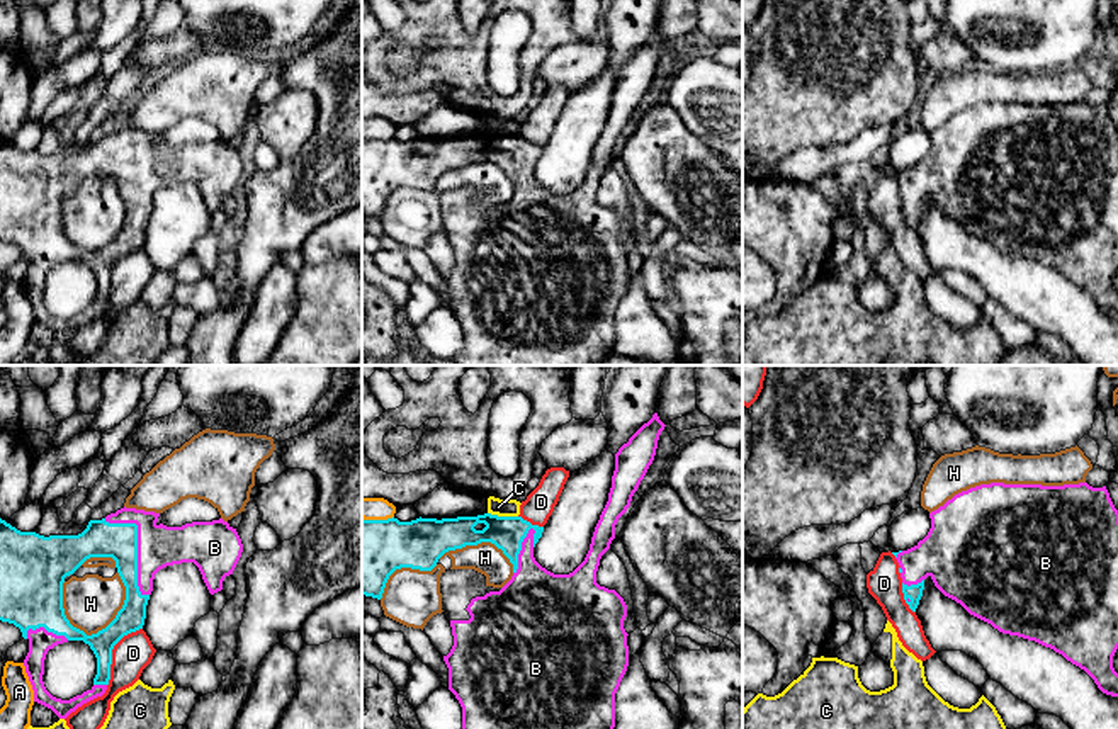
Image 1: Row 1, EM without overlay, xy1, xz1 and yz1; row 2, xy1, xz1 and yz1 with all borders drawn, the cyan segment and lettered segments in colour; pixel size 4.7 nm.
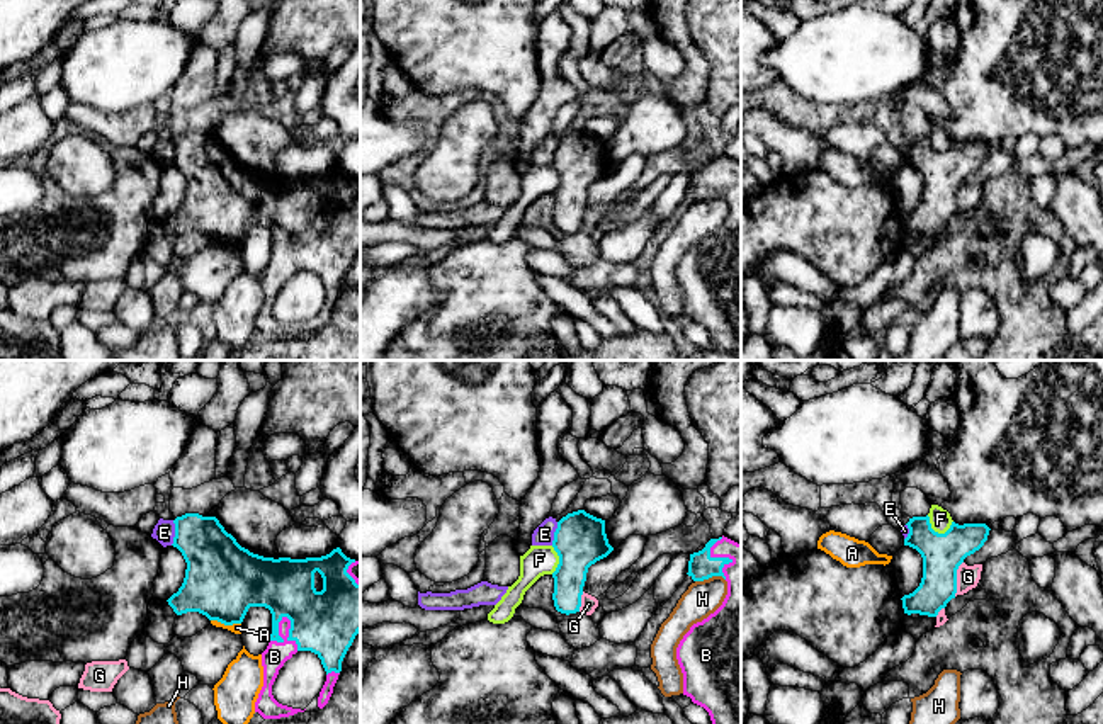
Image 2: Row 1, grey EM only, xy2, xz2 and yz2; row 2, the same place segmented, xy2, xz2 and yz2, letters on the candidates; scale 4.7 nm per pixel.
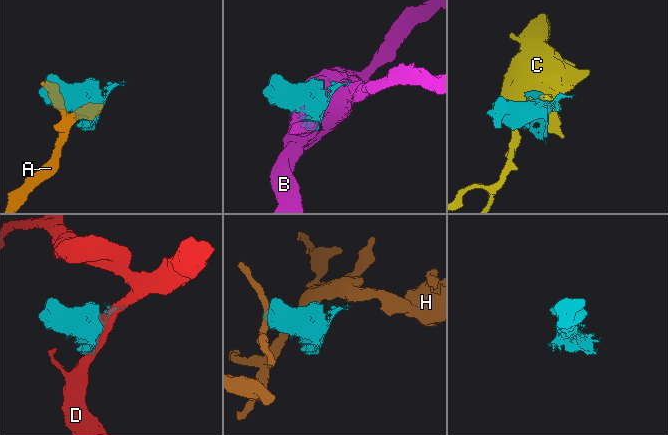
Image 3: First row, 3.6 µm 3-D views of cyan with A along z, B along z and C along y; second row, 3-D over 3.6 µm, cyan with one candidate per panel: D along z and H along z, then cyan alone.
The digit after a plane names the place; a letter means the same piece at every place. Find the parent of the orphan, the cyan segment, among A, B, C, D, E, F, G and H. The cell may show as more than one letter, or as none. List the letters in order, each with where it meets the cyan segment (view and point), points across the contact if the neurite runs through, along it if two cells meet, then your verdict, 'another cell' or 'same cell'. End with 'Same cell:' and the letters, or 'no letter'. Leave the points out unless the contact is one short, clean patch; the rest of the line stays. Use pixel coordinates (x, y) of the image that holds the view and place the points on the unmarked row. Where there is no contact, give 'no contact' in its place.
A: contact xy2 (226, 243); another cell
B: contact xy1 (136, 165); same cell
C: contact xz1 (503, 136); another cell
D: contact xy1 (111, 272); another cell
E: contact xy2 (175, 152); border xy2 (174, 140), (174, 160), (170, 164); another cell
F: contact yz2 (937, 152); border yz2 (927, 135), (932, 147), (938, 152), (944, 152), (952, 143); another cell
G: contact yz2 (955, 197); another cell
H: contact xy1 (121, 228); another cell
Same cell: B

